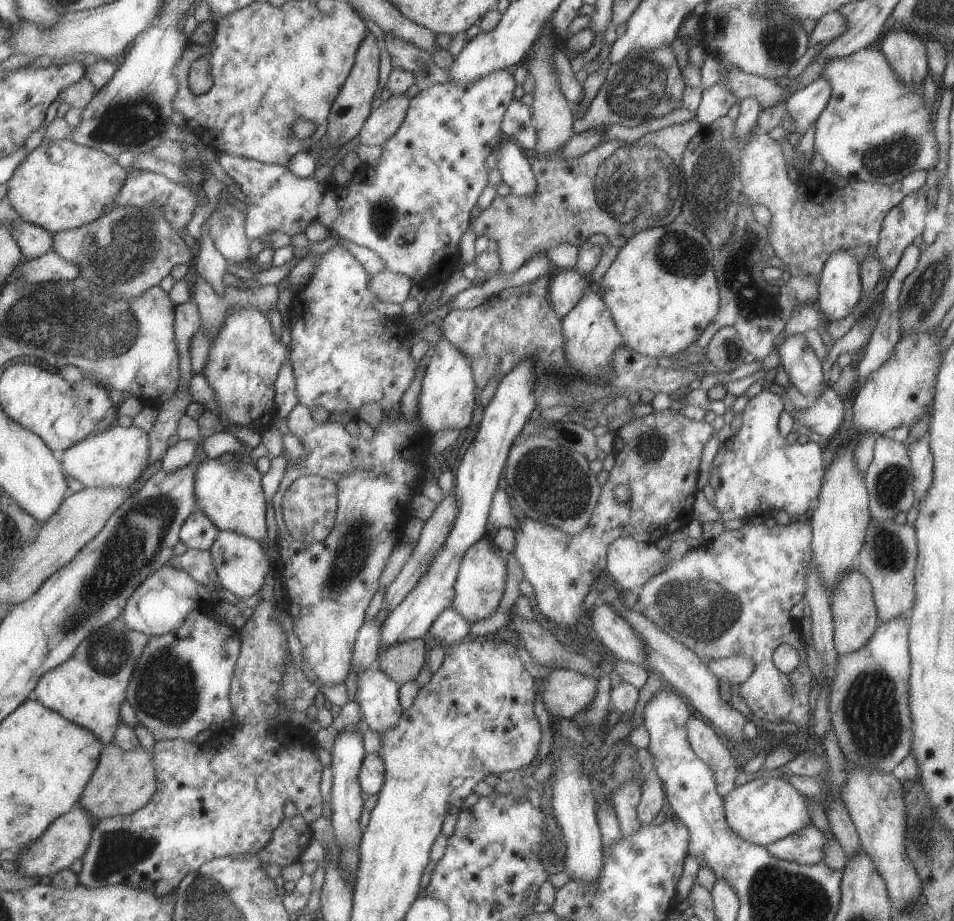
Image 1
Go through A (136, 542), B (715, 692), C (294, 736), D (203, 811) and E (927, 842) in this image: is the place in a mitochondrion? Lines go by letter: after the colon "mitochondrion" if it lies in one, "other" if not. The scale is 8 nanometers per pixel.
A: mitochondrion
B: other
C: other
D: other
E: mitochondrion

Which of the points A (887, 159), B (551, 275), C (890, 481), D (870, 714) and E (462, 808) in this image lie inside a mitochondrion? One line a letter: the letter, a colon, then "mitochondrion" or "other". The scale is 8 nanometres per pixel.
A: mitochondrion
B: other
C: mitochondrion
D: mitochondrion
E: other

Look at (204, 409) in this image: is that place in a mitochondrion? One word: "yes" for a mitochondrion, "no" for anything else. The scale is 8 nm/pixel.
no

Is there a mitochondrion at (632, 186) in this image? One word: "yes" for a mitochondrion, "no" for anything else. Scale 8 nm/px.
yes

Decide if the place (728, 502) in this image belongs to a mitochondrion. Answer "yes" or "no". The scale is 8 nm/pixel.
no

